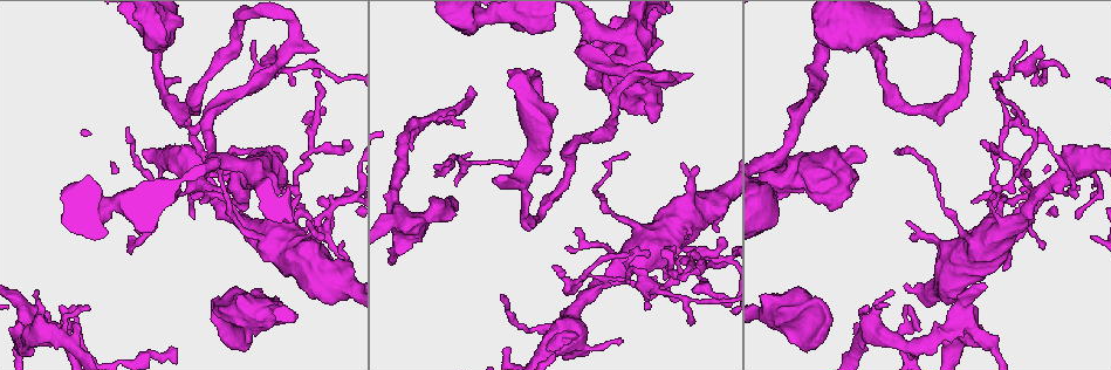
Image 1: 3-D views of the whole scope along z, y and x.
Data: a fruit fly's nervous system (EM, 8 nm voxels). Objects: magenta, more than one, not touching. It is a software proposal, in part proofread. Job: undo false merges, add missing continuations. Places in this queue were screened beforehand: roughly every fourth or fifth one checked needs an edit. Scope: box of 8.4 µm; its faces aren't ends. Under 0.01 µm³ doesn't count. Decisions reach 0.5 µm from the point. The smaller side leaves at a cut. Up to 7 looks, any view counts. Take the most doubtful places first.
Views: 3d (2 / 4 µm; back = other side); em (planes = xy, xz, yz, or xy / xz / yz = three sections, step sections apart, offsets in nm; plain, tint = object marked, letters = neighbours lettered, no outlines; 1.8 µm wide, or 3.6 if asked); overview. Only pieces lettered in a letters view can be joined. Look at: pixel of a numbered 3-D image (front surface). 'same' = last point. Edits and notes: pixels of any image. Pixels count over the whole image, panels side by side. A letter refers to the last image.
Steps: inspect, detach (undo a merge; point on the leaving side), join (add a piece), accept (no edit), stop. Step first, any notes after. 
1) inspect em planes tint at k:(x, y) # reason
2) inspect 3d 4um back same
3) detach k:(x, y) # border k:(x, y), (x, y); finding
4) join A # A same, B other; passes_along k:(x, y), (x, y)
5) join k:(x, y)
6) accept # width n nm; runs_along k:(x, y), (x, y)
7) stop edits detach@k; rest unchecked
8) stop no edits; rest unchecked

inspect 3d 2um at 1:(167, 159) # sharp bend

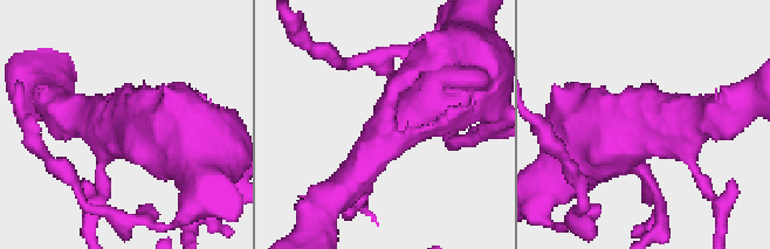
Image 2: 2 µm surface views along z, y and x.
inspect em xz step 8 tint at 2:(652, 134)

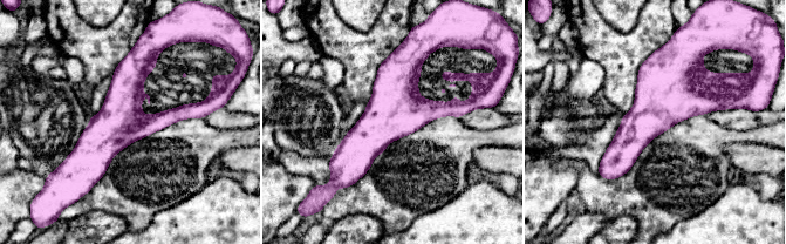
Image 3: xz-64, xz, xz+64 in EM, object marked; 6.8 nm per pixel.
inspect em planes letters same # another direction

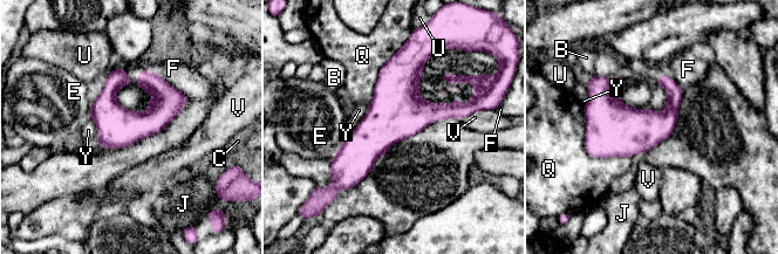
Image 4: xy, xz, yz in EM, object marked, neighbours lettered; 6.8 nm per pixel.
accept # B other, C other, E other, F other, J other, Q other, U other, V other, Y other; border 4:(582, 104), (585, 150), (630, 158); one neuron here

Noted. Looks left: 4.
inspect 3d 4um at 1:(178, 126) # branch stops here

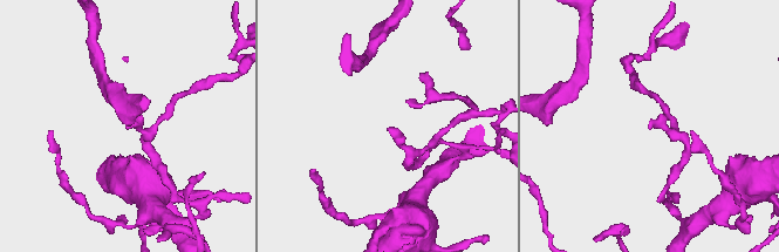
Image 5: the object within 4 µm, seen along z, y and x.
inspect em 3.6um xy step 4 letters at 5:(126, 127) # need the tissue

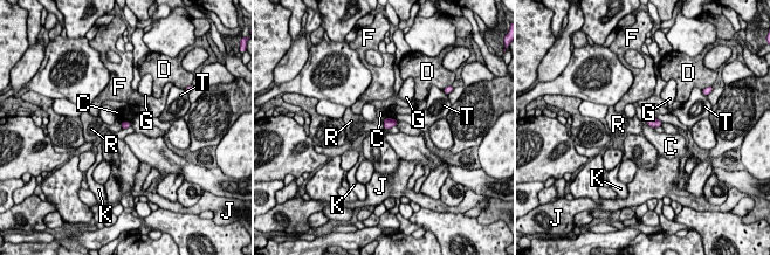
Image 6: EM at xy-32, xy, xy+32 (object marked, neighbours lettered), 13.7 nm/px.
accept # C other, D other, F other, G other, J other, K other, R other, T other; border 6:(121, 122), (122, 128); none of them fits

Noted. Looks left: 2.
inspect em xy step 16 tint at 1:(255, 169) # abrupt turn

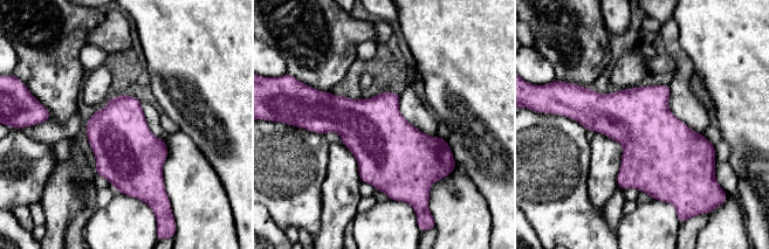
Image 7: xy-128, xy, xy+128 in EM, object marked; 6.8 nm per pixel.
inspect em xy step 16 letters same # what lies round it

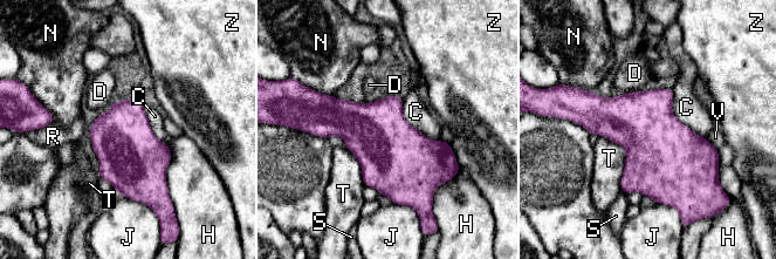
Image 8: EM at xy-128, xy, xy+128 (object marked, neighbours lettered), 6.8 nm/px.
accept # C other, D other, H other, J other, N other, R other, S other, T other, V other, Z other; border 8:(672, 89), (672, 113), (705, 137); all the same neuron

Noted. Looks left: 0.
stop no edits; rest unchecked

